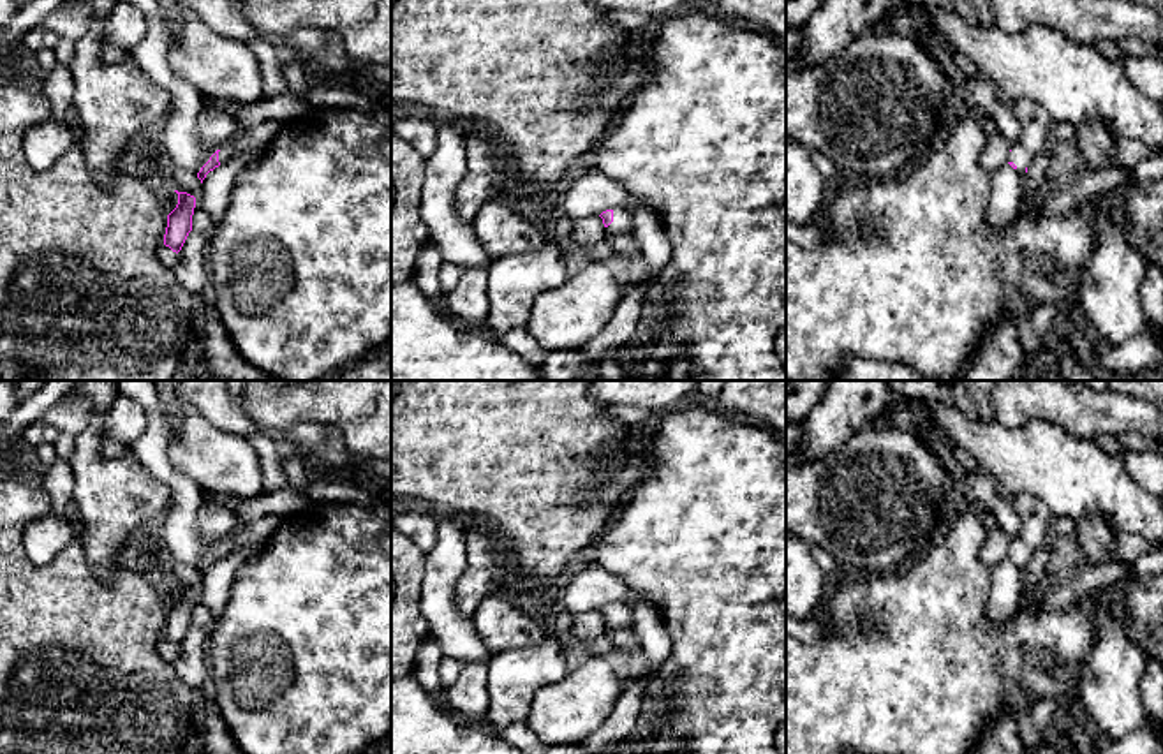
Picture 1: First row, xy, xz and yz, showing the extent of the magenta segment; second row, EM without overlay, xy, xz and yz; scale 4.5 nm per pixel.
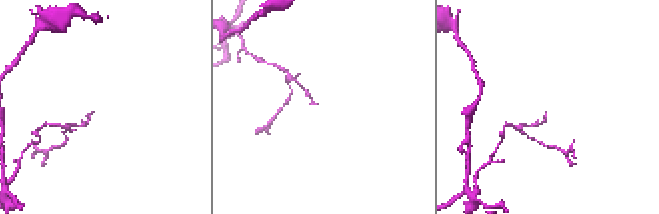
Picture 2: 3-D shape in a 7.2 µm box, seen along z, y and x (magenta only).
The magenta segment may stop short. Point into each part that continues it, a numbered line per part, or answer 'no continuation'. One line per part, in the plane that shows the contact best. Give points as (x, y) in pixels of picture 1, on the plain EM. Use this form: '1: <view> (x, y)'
no continuation

